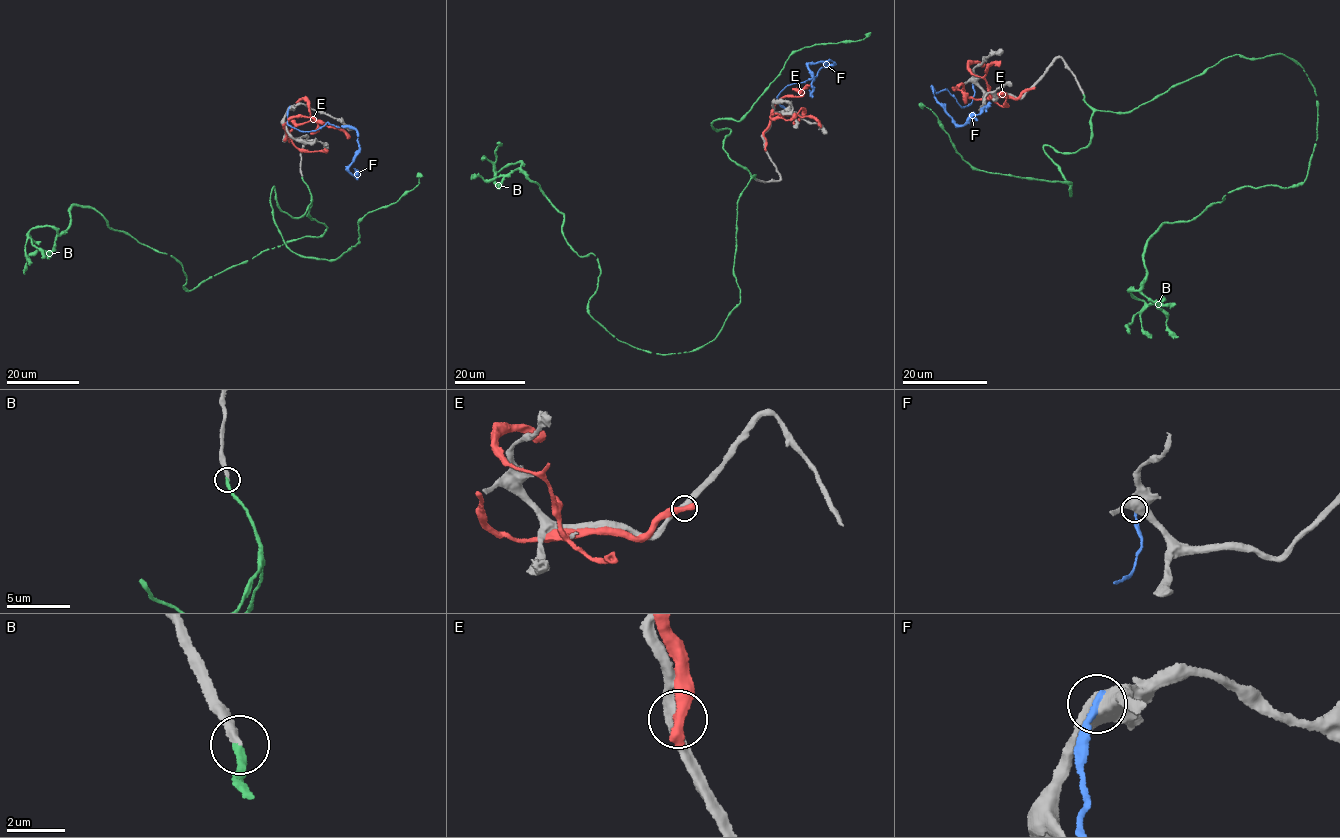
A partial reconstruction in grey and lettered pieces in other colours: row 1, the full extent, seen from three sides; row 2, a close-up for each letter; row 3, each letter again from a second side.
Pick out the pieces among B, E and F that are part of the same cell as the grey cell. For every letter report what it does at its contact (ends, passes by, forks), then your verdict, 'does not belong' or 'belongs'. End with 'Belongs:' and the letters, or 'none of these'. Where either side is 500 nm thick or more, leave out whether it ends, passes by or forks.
B: it ends; belongs
E: does not belong
F: it ends; does not belong
Belongs: B

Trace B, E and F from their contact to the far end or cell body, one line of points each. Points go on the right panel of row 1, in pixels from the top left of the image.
B: (1084, 94), (1124, 112), (1269, 54), (1316, 93), (1303, 181), (1162, 223), (1130, 332)
E: (1031, 89), (1012, 98), (992, 98), (984, 77), (985, 71), (993, 63), (1000, 62)
F: (972, 82), (973, 101), (962, 107), (947, 89), (935, 92), (930, 87), (958, 125), (988, 102)

